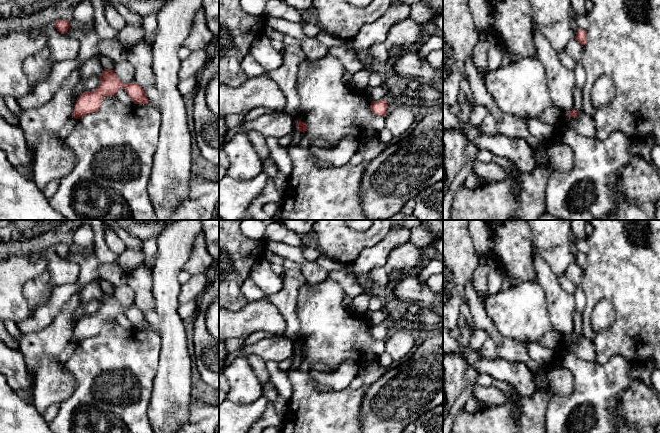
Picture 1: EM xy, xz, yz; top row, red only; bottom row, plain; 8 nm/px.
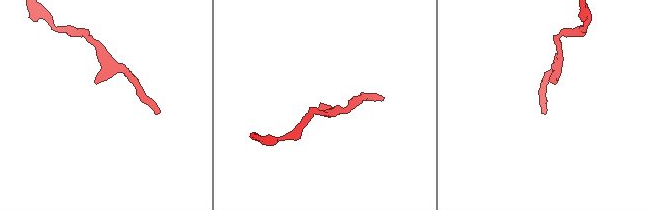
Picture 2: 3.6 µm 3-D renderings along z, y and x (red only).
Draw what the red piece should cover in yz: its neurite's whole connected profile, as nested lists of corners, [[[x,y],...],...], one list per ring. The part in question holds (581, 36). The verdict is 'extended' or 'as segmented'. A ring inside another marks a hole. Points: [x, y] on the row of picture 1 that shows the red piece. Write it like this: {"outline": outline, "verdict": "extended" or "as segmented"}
{"outline": [[[579,28],[576,33],[575,40],[584,46],[587,40],[587,31]]], "verdict": "as segmented"}

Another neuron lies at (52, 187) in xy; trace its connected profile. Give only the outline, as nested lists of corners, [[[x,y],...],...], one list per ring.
[[[52,180],[44,189],[43,193],[50,199],[59,188],[59,180]]]

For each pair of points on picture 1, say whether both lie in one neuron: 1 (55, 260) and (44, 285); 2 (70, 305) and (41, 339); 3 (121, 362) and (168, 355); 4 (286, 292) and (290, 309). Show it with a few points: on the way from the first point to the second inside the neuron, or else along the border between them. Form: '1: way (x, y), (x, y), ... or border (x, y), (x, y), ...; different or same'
1: way (55, 266), (55, 272), (48, 279); same
2: way (66, 314), (50, 332); same
3: border (160, 335), (159, 366), (153, 379); different
4: way (286, 296), (287, 305); same

